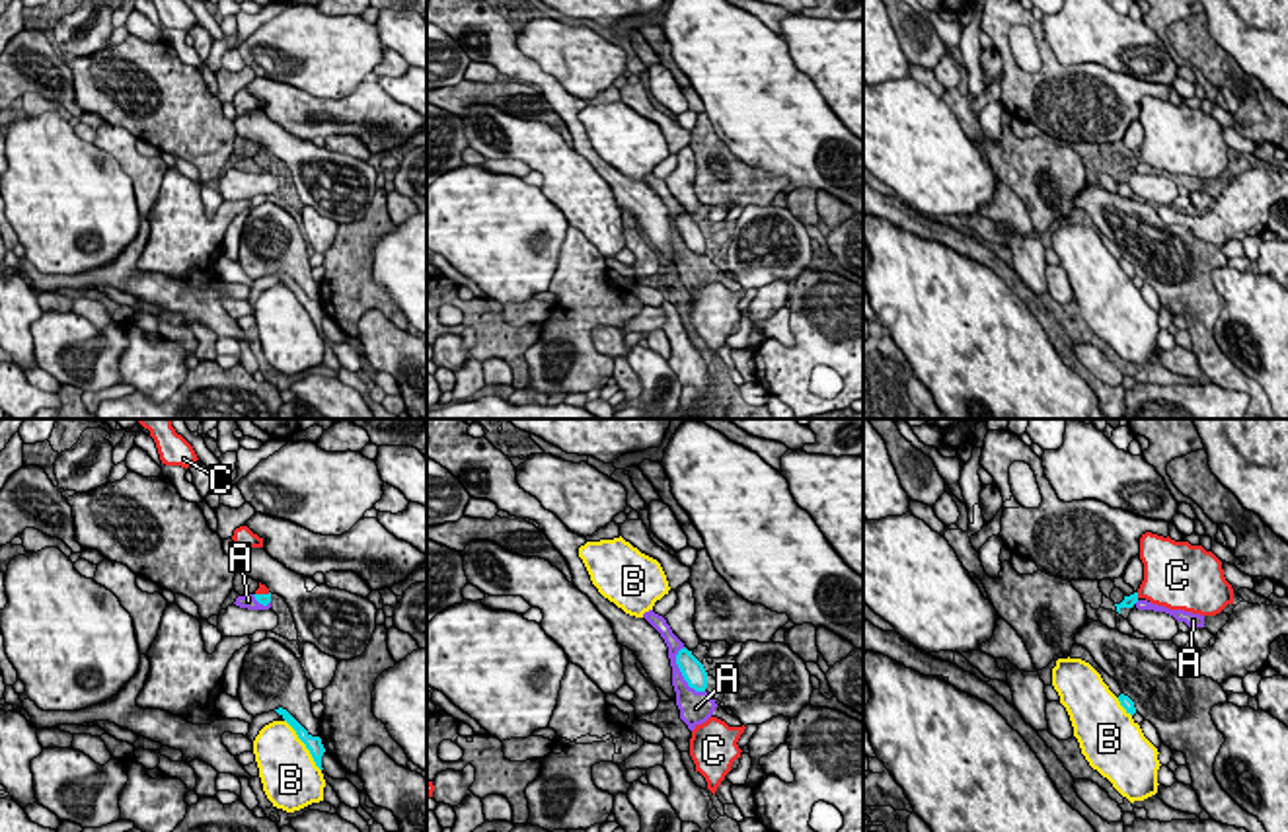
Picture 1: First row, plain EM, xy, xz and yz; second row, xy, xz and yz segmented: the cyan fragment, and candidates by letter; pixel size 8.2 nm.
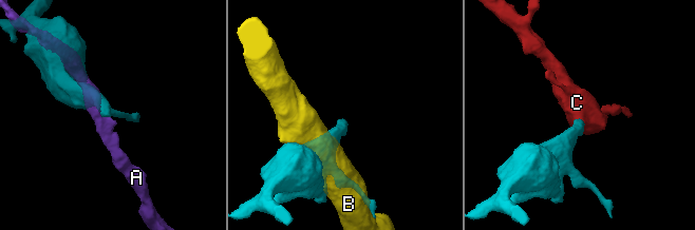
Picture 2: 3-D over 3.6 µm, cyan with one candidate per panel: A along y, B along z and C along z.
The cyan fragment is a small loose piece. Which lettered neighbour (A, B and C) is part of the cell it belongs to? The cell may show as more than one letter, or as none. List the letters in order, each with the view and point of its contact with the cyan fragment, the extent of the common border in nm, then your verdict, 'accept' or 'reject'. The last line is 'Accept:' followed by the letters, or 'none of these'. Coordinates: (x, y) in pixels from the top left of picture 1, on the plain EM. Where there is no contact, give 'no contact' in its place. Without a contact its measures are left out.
A: meets cyan in xz at (682, 238); contact 440 nm long; reject
B: meets cyan in xy at (304, 306); contact 500 nm long; reject
C: meets cyan in xy at (262, 158); contact 130 nm long; accept
Accept: C

